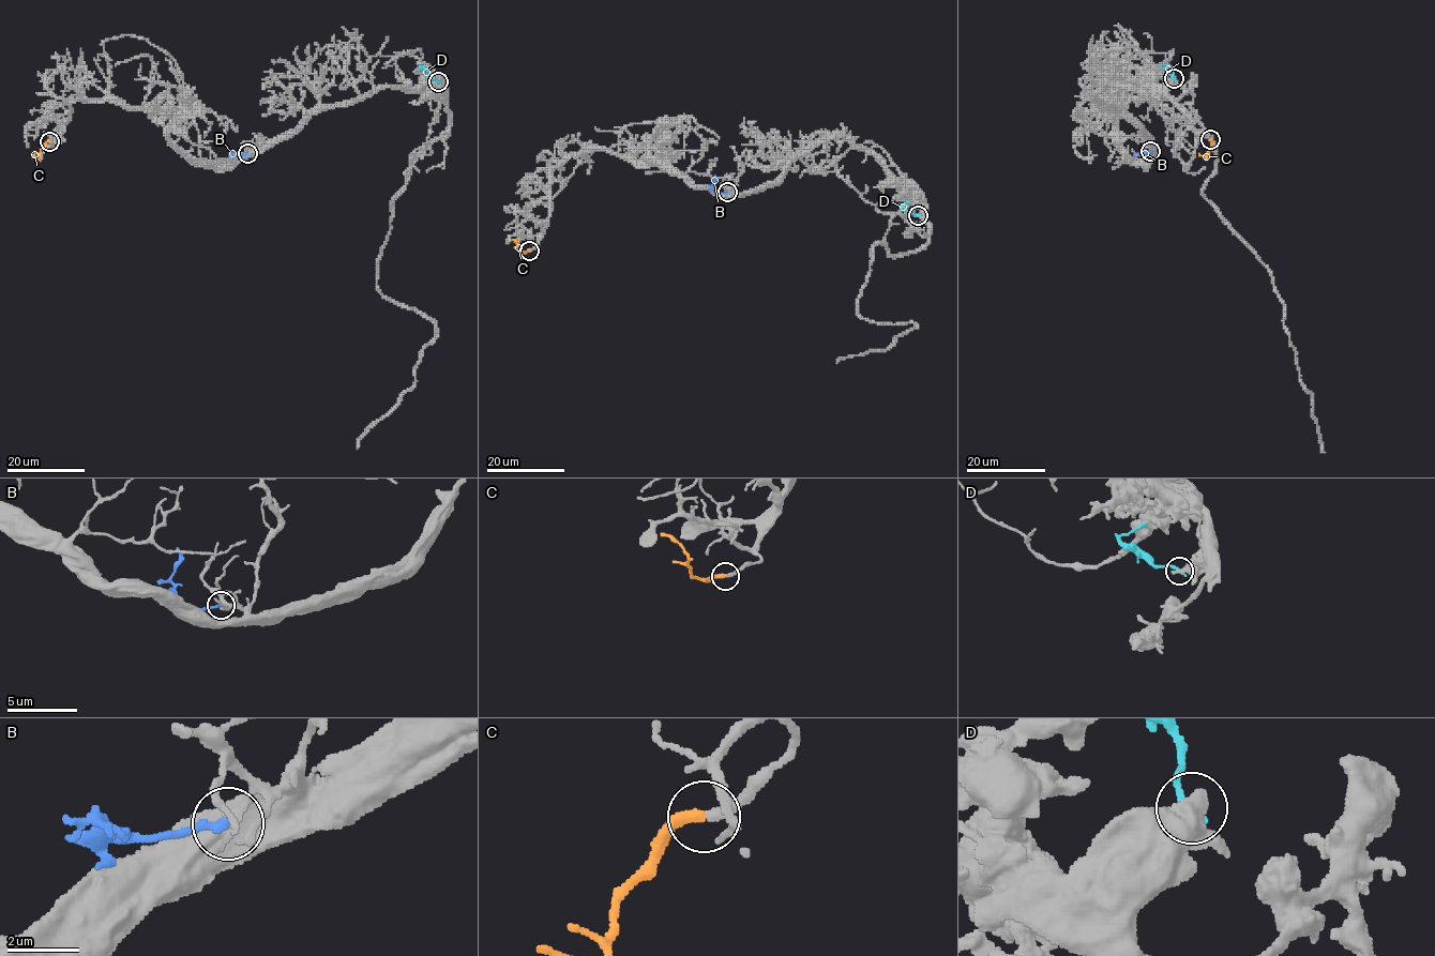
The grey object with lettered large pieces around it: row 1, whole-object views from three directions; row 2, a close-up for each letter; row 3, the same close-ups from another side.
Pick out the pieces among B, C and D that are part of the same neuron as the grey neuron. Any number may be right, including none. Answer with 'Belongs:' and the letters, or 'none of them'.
Belongs: C

